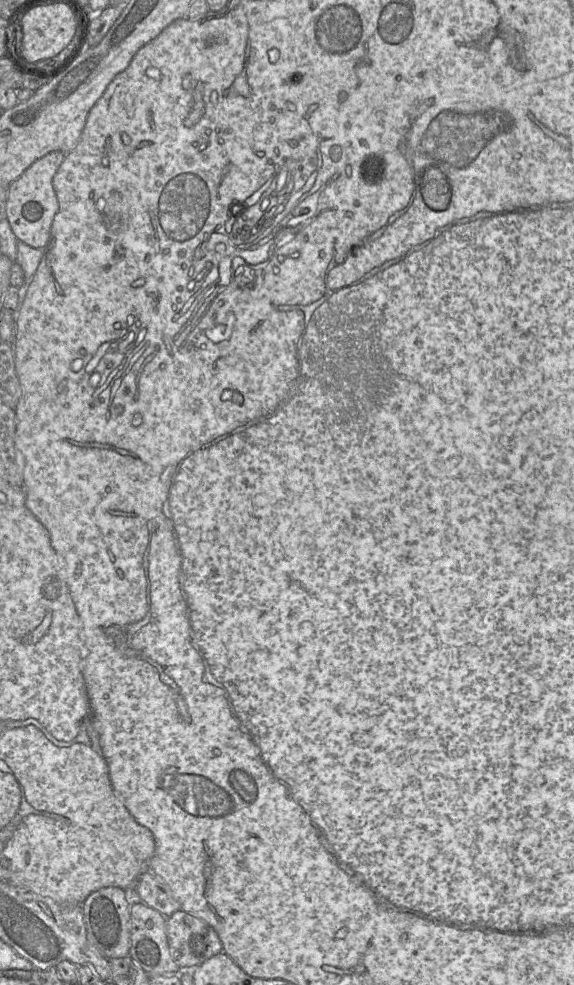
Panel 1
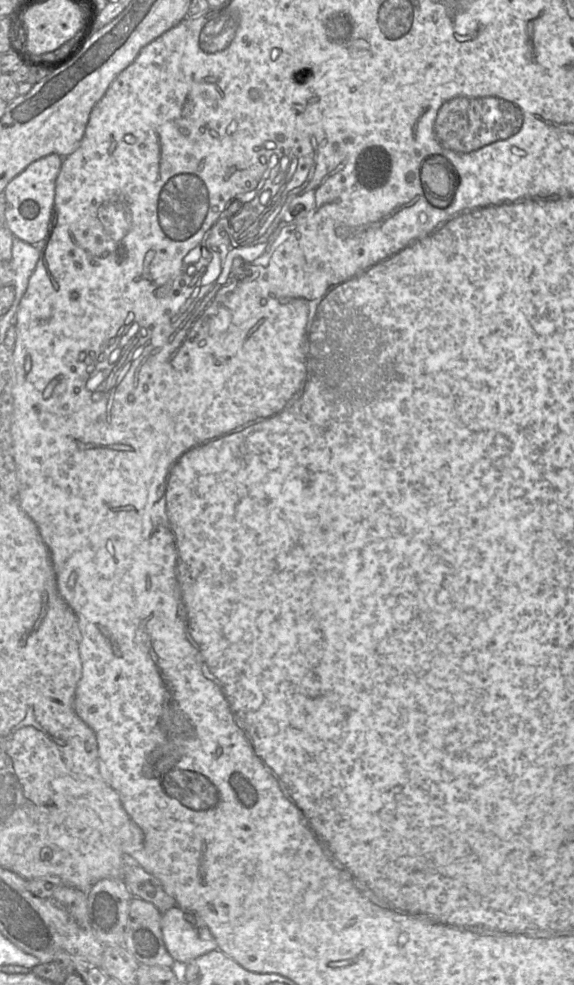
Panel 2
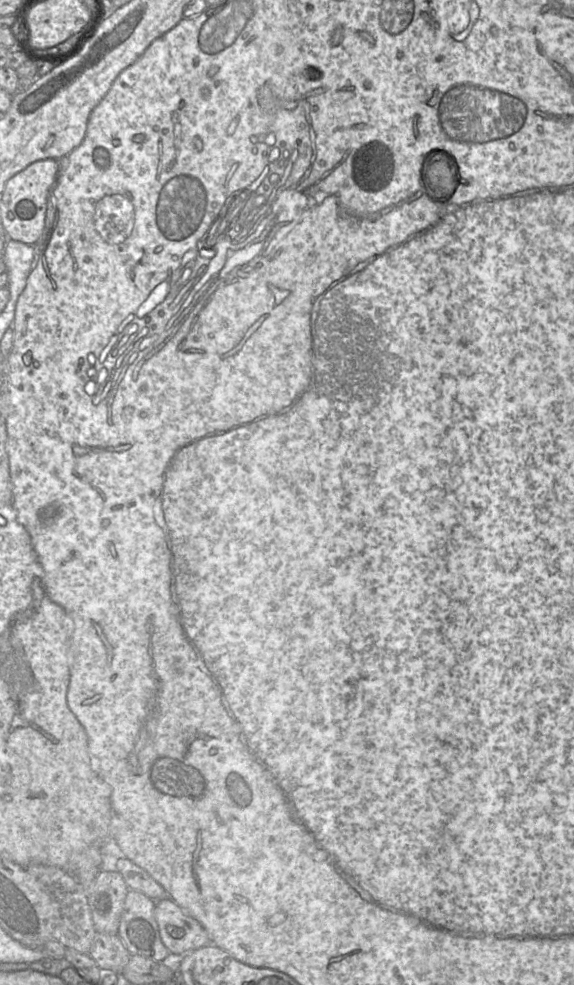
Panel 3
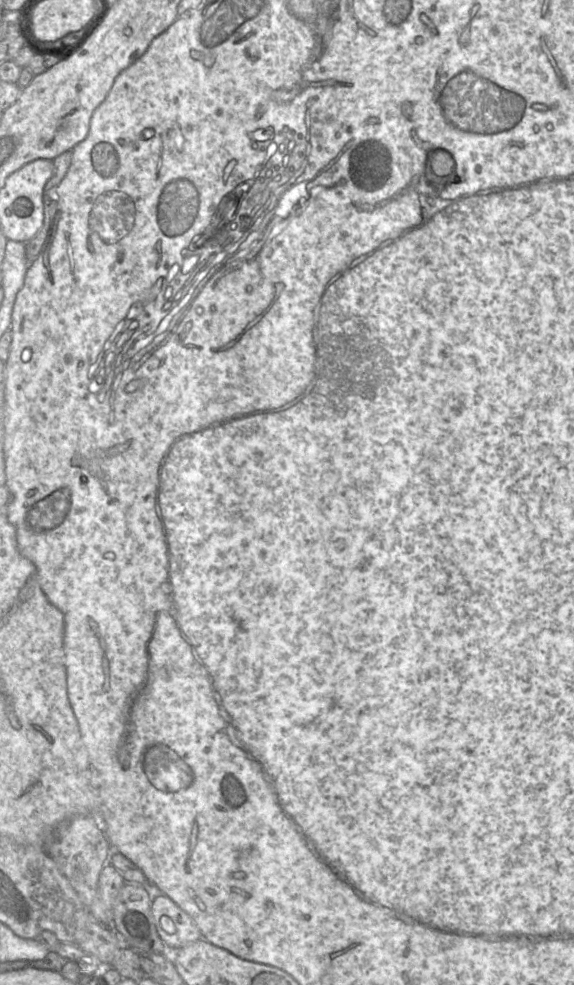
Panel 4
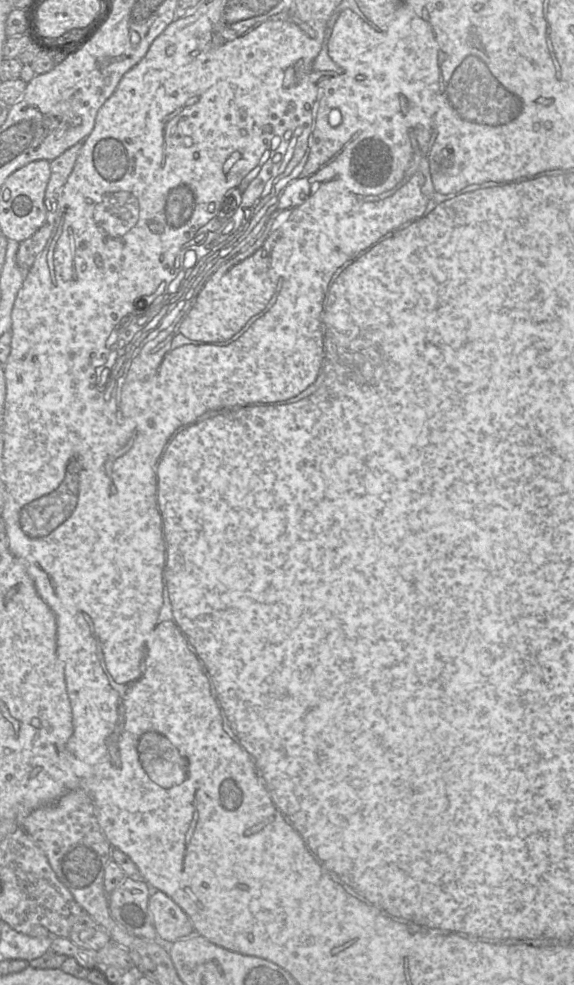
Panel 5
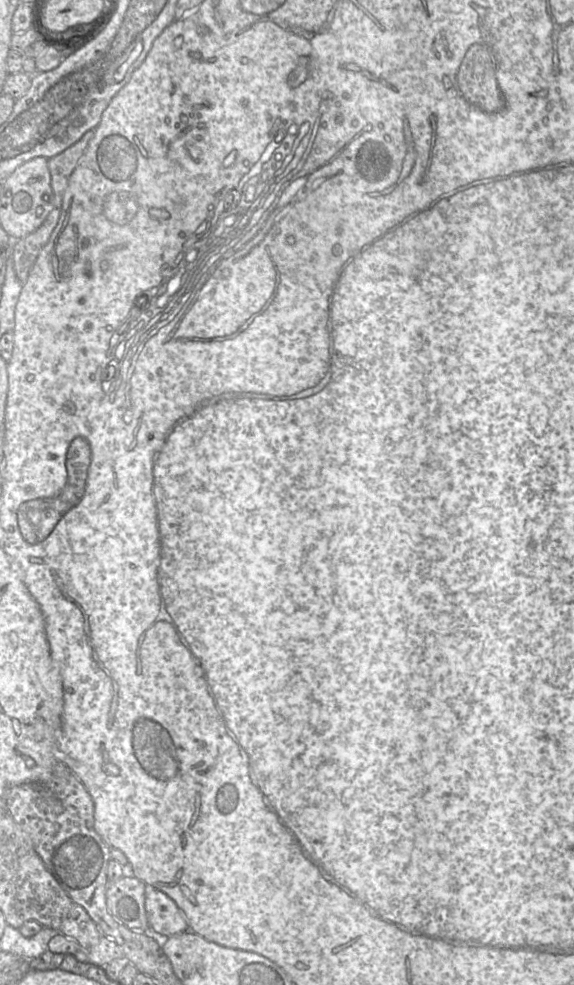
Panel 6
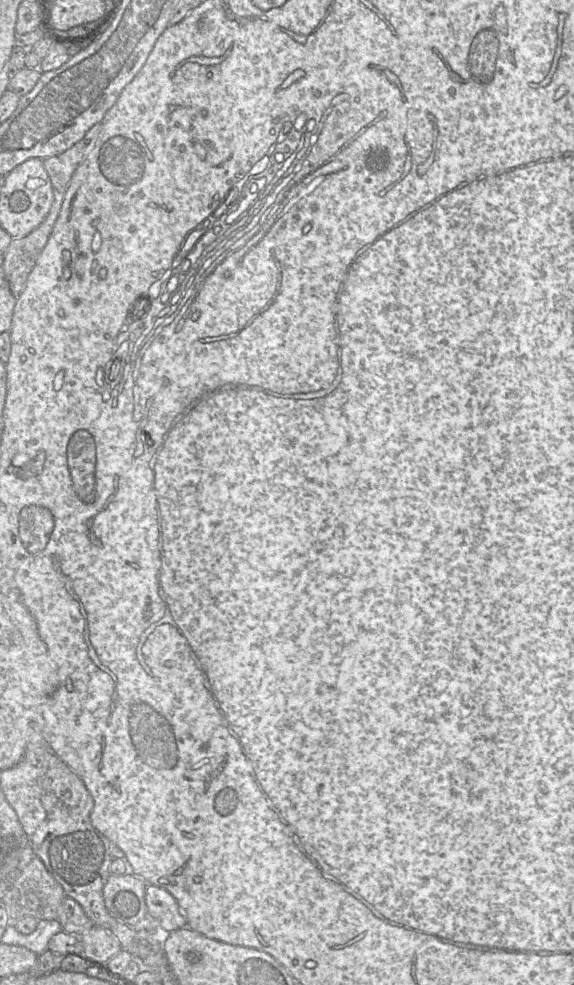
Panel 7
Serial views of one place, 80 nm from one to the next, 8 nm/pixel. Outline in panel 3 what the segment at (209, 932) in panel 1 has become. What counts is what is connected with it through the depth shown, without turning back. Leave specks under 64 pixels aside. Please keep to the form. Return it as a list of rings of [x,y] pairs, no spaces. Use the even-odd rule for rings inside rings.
[[[170,897],[155,901],[154,915],[165,947],[178,956],[210,944],[205,928]]]

